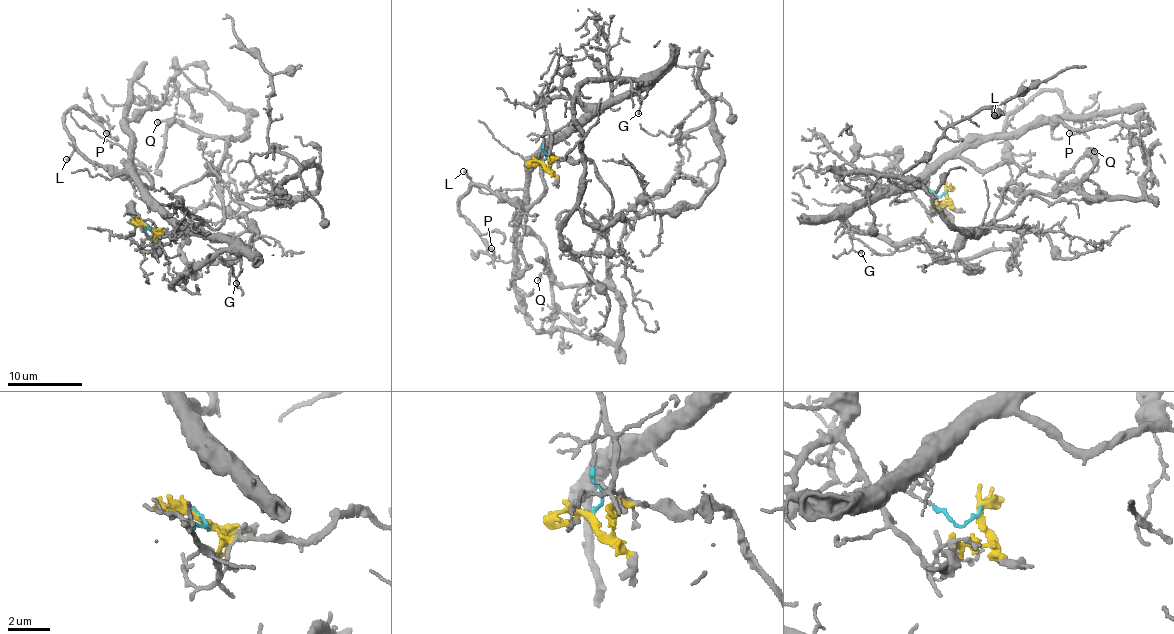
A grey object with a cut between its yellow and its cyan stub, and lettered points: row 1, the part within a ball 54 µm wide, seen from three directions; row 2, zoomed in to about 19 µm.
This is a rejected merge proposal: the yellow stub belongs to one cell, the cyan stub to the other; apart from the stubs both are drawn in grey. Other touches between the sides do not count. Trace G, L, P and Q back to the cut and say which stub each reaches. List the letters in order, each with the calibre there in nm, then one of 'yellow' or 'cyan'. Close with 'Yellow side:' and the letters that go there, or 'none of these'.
G: 130 nm thick; cyan
L: 170 nm thick; cyan
P: 200 nm thick; cyan
Q: 240 nm thick; yellow
Yellow side: Q

